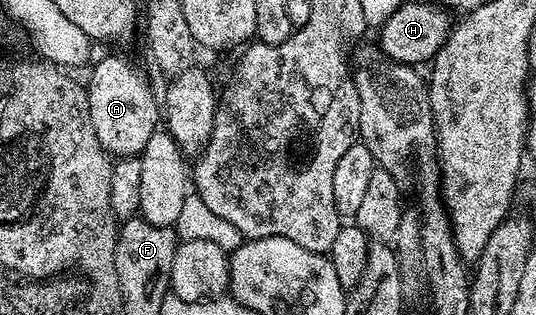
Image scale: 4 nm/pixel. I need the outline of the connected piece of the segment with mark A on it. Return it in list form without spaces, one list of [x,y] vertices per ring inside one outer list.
[[[105,57],[97,66],[92,66],[93,74],[87,80],[89,91],[89,110],[91,111],[91,127],[95,127],[95,135],[99,135],[99,143],[105,152],[114,158],[136,157],[144,151],[148,139],[159,129],[159,101],[153,98],[145,77],[129,61],[121,57]]]

